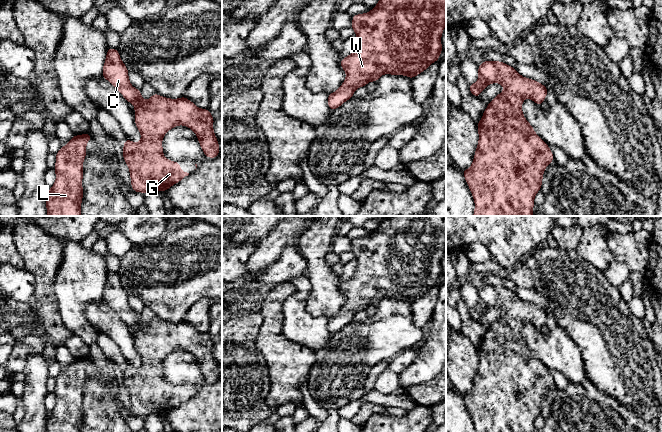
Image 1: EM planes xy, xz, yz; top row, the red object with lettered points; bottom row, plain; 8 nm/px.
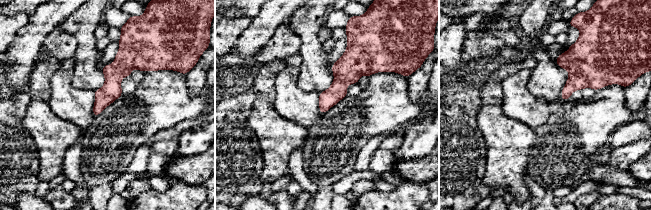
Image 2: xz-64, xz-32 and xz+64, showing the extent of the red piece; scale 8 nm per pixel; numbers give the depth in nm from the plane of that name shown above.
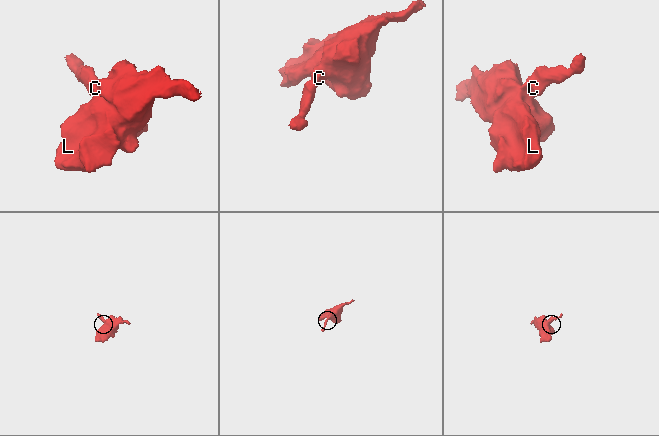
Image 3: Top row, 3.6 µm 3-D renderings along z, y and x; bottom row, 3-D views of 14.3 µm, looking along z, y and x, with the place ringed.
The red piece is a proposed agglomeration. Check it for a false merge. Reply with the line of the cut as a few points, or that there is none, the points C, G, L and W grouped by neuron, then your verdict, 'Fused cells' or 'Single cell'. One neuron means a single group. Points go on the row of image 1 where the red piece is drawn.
No split. Groups: C G L W. Single cell

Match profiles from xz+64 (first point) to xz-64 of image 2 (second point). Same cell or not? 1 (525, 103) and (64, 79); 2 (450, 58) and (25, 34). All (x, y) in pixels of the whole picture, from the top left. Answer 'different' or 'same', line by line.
1: same
2: different

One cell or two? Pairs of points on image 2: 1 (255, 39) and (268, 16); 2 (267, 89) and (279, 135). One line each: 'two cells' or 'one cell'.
1: one cell
2: one cell

